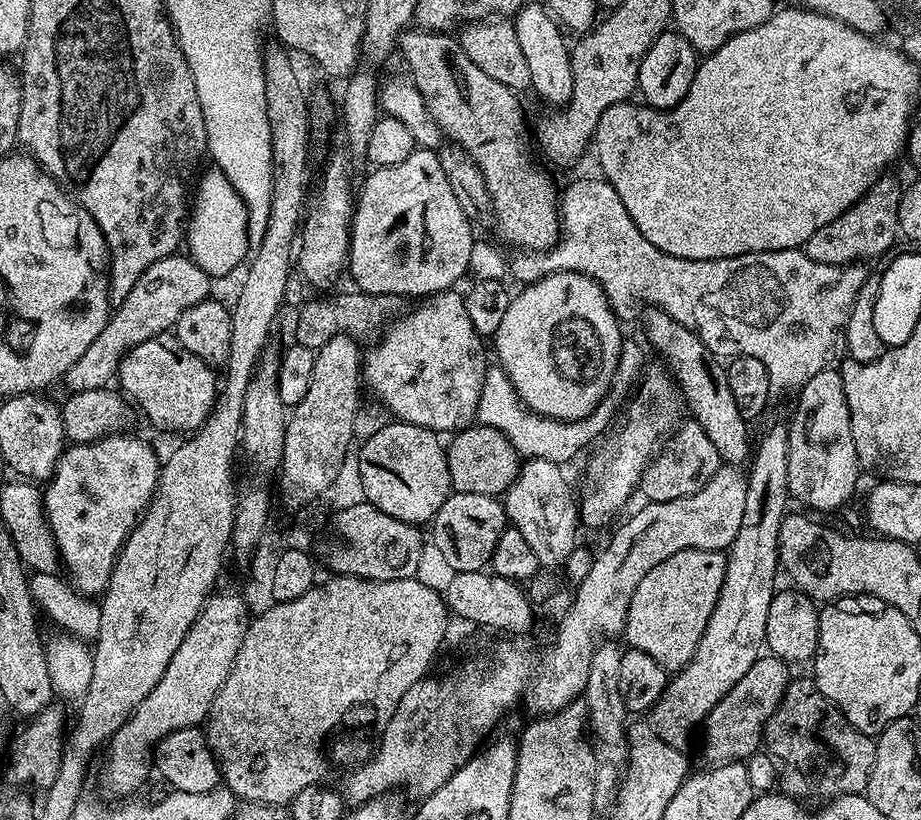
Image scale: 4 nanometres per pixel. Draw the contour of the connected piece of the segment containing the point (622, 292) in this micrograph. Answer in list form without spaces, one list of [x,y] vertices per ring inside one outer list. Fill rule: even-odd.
[[[603,178],[574,181],[565,192],[563,189],[558,203],[560,238],[555,246],[545,253],[521,251],[510,260],[511,275],[516,275],[521,285],[532,284],[543,276],[549,276],[551,272],[581,272],[600,285],[608,304],[620,318],[631,314],[636,300],[645,300],[645,305],[661,308],[666,314],[670,314],[670,318],[674,318],[697,336],[716,336],[716,341],[711,341],[710,348],[717,357],[758,358],[758,362],[762,362],[762,366],[766,366],[770,374],[772,395],[776,398],[783,394],[784,388],[803,388],[806,382],[810,382],[810,378],[814,378],[814,374],[833,367],[845,355],[844,335],[851,308],[859,288],[870,273],[863,263],[845,266],[814,262],[800,248],[751,252],[717,260],[674,258],[658,250],[658,246],[646,242],[646,238],[626,214],[626,206],[622,206],[618,190],[614,190],[614,186],[610,186]]]

